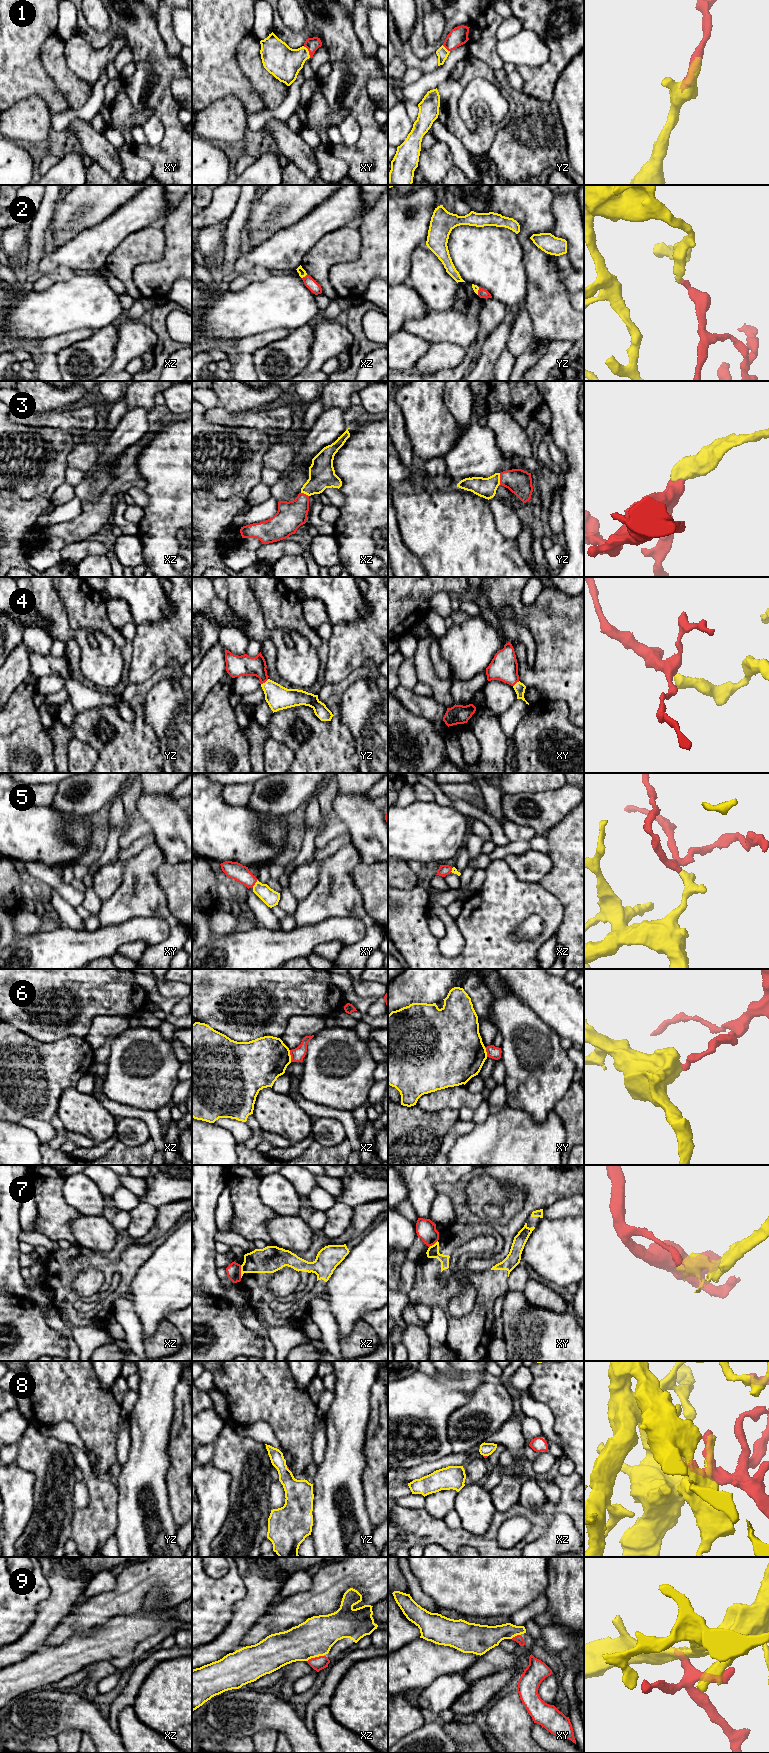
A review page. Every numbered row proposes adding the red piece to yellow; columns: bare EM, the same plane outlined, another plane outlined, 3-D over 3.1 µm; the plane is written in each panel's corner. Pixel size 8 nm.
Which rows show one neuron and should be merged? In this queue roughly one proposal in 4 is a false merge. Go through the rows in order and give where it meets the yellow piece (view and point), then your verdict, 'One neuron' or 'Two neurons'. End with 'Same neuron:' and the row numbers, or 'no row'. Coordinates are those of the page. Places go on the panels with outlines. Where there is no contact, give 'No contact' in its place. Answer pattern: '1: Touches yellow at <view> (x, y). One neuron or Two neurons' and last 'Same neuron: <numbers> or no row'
1: Touches yellow at xy (308, 51). One neuron
2: Touches yellow at xz (304, 276). One neuron
3: Touches yellow at yz (499, 479). One neuron
4: Touches yellow at yz (265, 682). One neuron
5: Touches yellow at xy (255, 883). One neuron
6: Touches yellow at xz (290, 1056). Two neurons
7: Touches yellow at xz (241, 1271). Two neurons
8: Touches yellow at xz (485, 1455). One neuron
9: Touches yellow at xz (315, 1656). One neuron
Same neuron: 1, 2, 3, 4, 5, 8, 9

